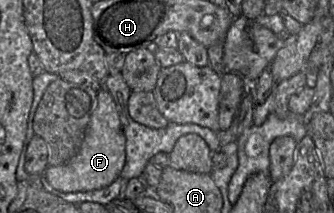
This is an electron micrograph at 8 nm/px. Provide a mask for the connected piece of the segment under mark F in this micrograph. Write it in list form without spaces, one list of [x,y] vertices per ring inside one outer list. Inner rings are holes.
[[[105,89],[97,91],[97,107],[86,128],[77,154],[66,164],[48,166],[42,177],[63,193],[88,192],[105,188],[119,178],[126,160],[126,139],[120,113],[112,95]]]

